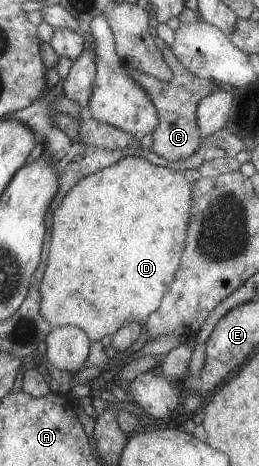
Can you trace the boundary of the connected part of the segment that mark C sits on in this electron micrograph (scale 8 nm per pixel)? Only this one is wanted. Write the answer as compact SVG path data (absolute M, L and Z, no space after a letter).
M171 46L164 50L164 57L174 72L173 80L169 82L160 81L153 75L138 70L129 69L128 73L150 94L160 114L160 124L152 132L154 136L152 150L169 160L182 161L189 158L200 148L205 137L198 126L198 106L200 102L211 93L221 90L223 86L213 80L194 75L181 64Z

